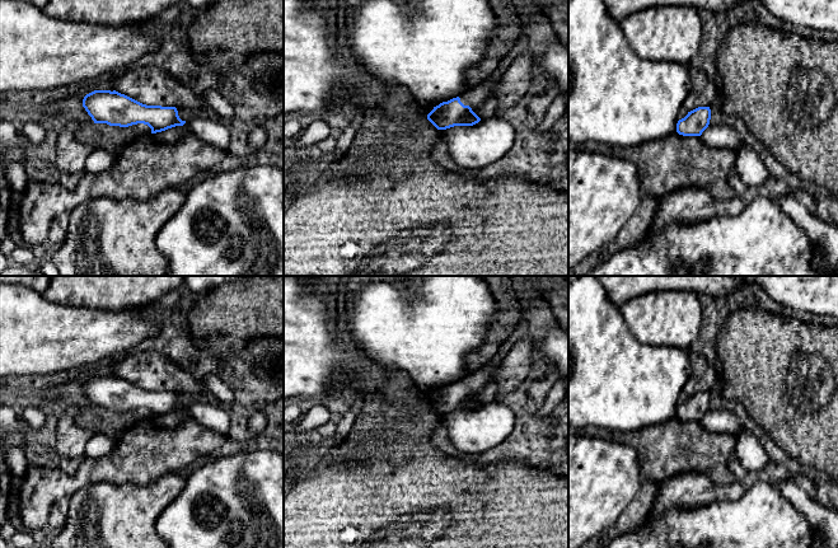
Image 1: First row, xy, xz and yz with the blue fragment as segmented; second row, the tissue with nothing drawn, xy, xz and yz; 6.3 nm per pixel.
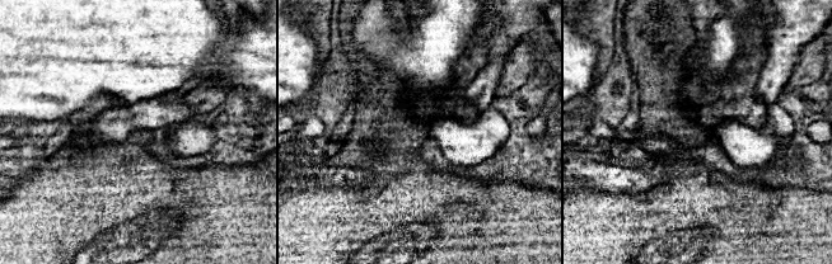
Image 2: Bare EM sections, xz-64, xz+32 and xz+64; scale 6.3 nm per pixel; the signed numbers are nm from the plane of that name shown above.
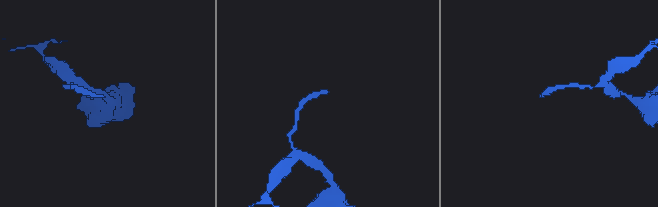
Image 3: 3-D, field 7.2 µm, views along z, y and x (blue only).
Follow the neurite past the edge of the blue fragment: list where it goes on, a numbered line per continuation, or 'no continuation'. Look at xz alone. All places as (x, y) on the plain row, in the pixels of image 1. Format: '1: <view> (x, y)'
1: xz (482, 383)

